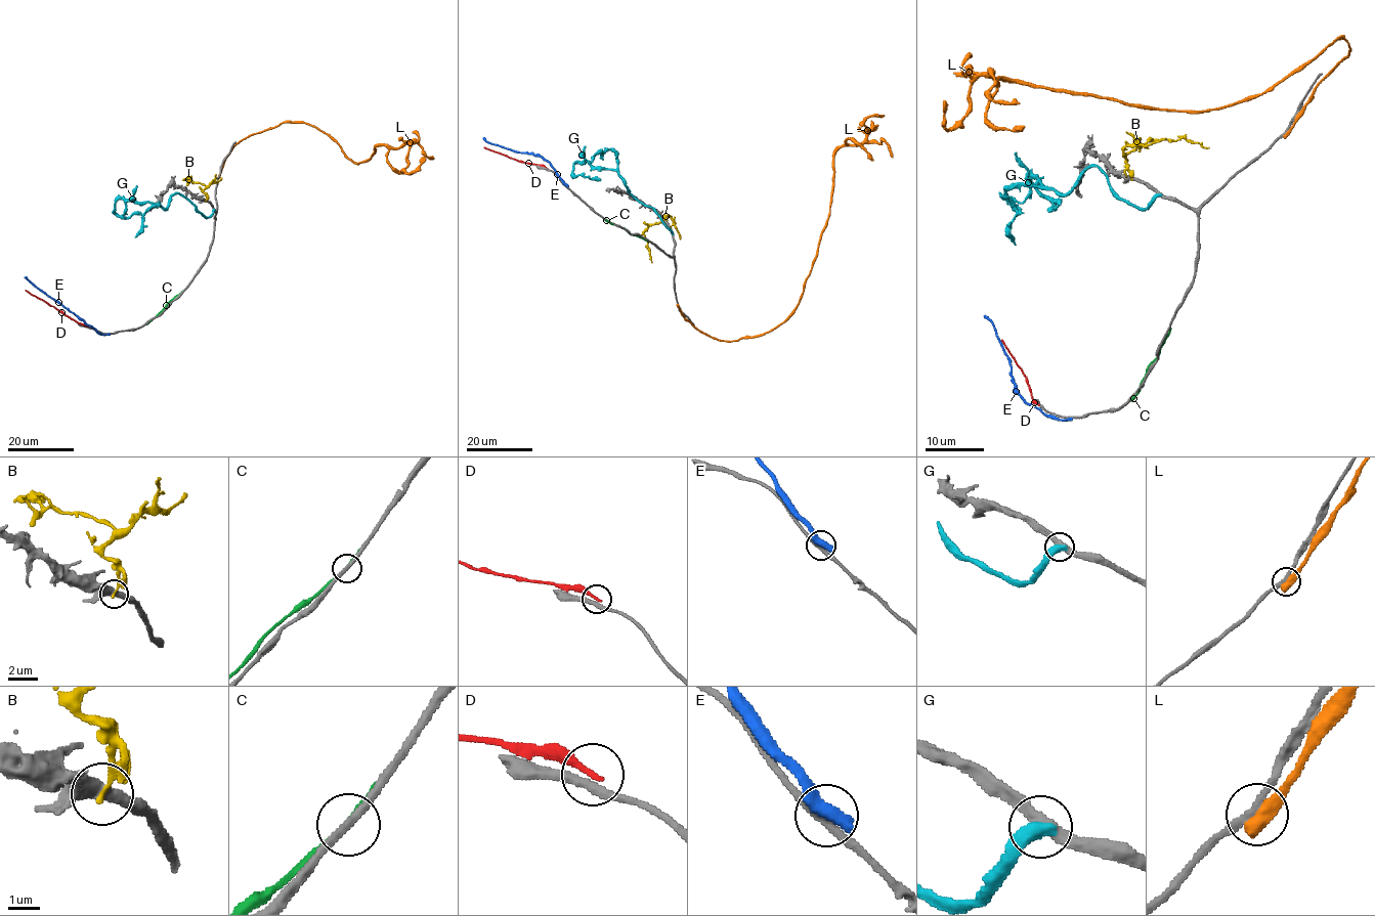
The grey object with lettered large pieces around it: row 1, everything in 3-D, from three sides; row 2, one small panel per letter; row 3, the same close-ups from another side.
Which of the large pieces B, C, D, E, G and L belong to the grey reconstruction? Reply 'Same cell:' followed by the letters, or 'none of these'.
Same cell: none of these

